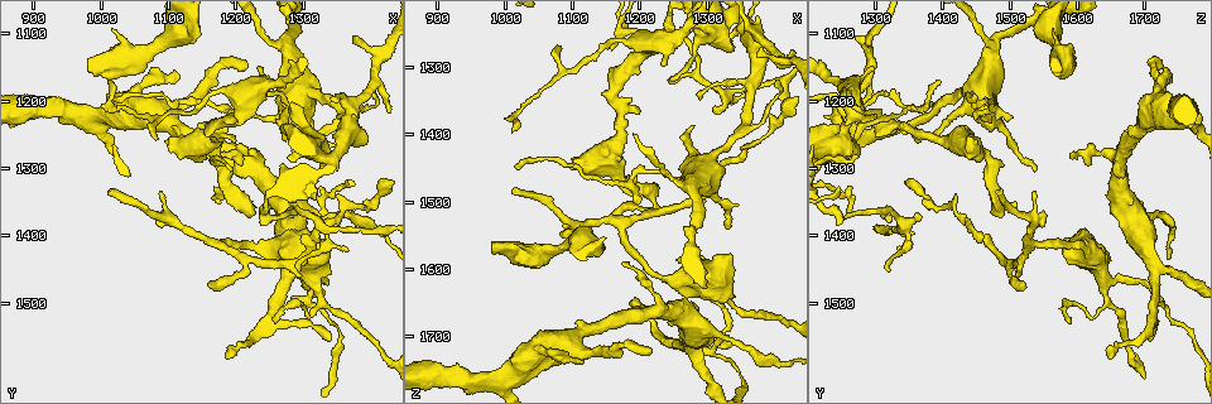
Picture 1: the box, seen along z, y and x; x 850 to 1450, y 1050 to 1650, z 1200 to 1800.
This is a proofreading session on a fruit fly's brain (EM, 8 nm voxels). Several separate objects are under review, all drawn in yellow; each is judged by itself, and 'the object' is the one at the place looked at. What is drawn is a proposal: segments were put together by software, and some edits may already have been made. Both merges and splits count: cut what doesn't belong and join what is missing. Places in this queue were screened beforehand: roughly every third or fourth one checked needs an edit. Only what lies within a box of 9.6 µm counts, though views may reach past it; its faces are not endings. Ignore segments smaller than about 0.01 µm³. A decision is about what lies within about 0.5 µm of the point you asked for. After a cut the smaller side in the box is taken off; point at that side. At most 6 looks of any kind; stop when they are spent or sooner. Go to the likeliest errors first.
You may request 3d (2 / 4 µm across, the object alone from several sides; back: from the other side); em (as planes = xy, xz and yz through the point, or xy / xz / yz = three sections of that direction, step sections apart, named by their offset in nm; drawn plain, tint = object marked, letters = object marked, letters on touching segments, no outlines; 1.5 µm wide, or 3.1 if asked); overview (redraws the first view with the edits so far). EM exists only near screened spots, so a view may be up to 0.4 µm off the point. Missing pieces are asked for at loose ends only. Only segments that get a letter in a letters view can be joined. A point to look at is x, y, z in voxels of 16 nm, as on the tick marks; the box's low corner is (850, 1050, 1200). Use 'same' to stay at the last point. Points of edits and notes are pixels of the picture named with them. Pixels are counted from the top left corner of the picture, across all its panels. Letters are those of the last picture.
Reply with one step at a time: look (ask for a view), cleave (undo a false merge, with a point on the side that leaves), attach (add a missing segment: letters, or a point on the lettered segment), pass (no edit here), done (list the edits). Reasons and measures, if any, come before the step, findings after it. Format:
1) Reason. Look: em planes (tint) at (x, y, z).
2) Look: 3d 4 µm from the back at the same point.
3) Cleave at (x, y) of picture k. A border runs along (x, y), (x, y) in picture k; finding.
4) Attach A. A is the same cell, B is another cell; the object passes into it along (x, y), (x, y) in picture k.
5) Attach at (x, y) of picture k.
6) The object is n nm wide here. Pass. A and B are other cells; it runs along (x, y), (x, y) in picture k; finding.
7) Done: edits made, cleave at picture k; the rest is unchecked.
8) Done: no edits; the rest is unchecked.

Free end. Look: 3d 2 µm at (1200, 1260, 1365).

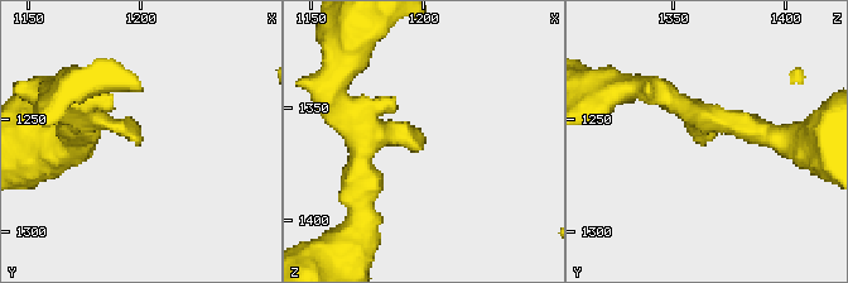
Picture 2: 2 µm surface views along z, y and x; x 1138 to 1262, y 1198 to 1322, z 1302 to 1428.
The arms are 200, 260 nm wide. Look: em planes (plain) at (1199, 1259, 1367).

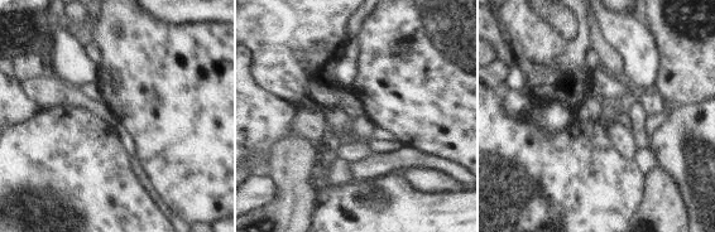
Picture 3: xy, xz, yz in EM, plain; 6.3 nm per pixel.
What lies round it. Look: em planes (letters) at the same point.

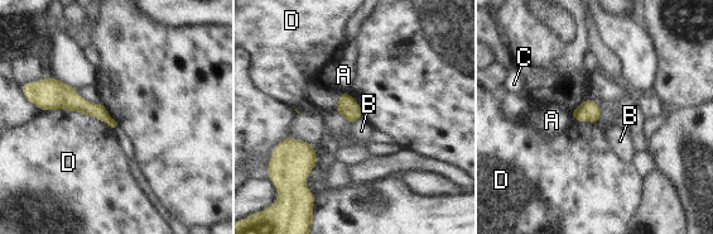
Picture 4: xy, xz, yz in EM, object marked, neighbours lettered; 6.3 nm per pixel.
Pass. A, B, C and D are other cells; a border runs along (362, 116), (351, 124) in picture 4; none of them fits.

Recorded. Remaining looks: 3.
Free end. Look: 3d 2 µm at (985, 1155, 1575).

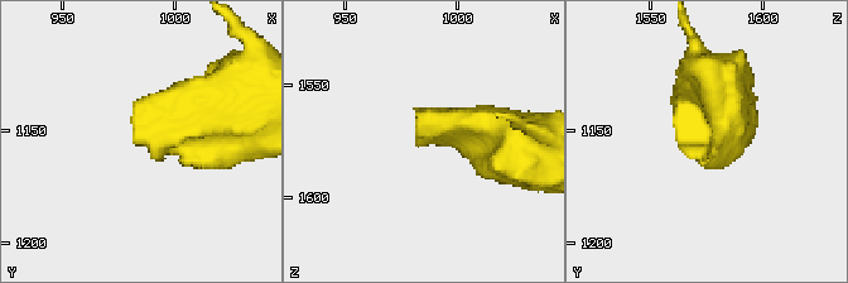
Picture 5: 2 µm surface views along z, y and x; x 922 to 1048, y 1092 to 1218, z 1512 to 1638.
Look: em yz step 4 (letters) at (980, 1153, 1577).

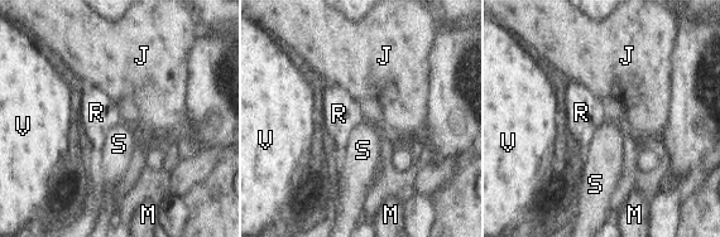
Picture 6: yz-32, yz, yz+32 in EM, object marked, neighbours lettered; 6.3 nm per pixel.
Another direction. Look: em planes (letters) at the same point.

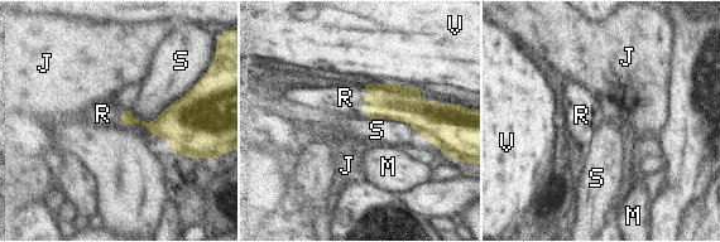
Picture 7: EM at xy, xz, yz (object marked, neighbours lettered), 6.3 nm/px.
Attach R. R is the same cell, J, M, S and V are other cells; the object passes into it along (390, 101), (364, 100), (345, 97) in picture 7; it goes on there.

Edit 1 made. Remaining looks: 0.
Done: edits made, attach at picture 7; the rest is unchecked.

